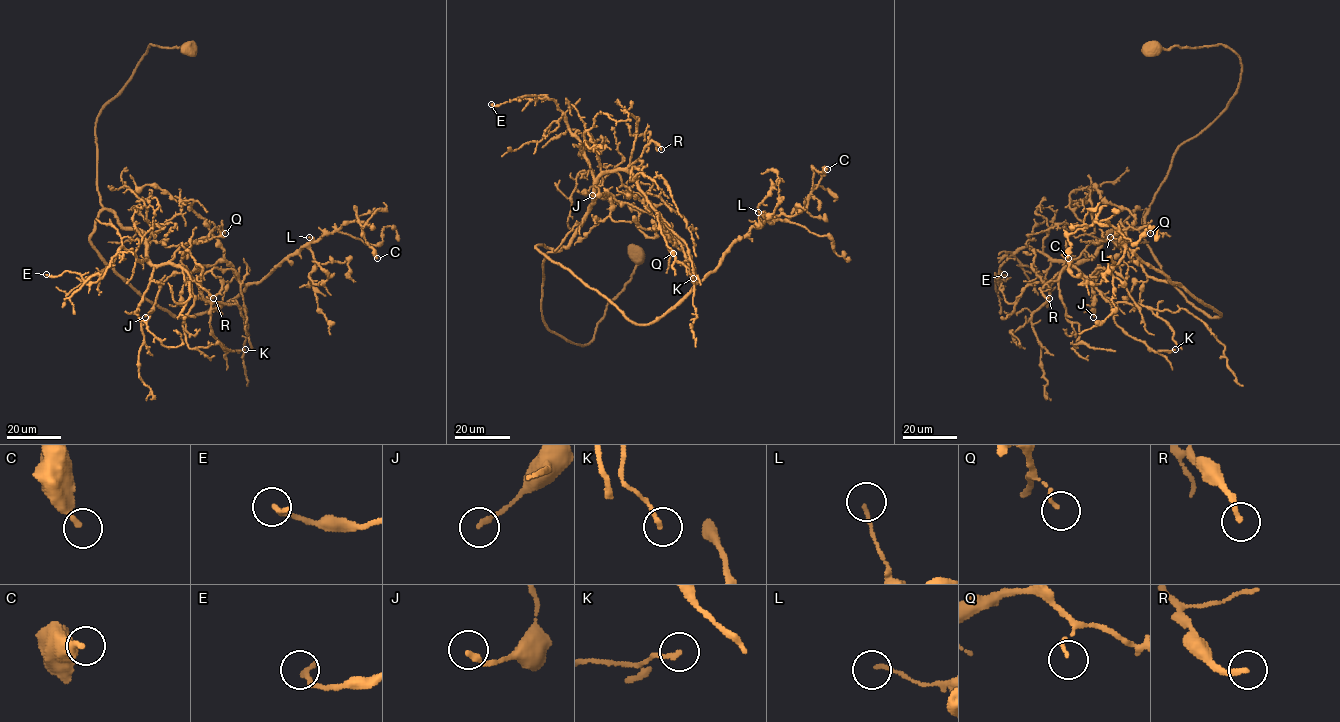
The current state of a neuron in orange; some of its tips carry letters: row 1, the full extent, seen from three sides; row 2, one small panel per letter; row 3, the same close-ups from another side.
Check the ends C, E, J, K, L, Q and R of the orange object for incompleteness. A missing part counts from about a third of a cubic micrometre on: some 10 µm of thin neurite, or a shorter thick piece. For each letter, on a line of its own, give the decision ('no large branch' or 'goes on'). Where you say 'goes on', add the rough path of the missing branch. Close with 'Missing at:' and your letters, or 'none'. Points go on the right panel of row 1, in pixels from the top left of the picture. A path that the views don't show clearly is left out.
C: no large branch
E: no large branch
J: no large branch
K: no large branch
L: no large branch
Q: no large branch
R: no large branch
Missing at: none

